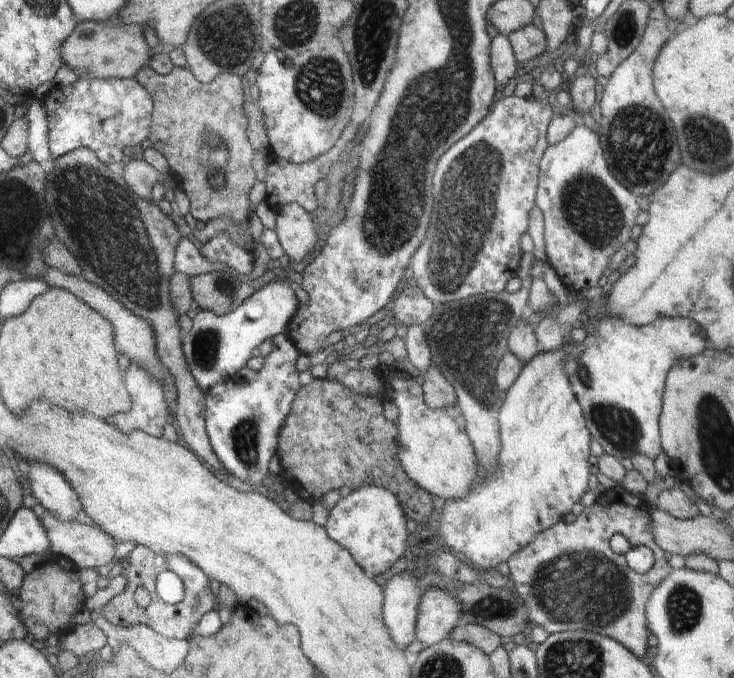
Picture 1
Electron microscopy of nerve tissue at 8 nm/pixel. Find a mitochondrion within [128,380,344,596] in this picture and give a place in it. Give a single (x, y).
(244, 441)

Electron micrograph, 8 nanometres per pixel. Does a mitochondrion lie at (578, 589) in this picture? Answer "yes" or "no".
yes

